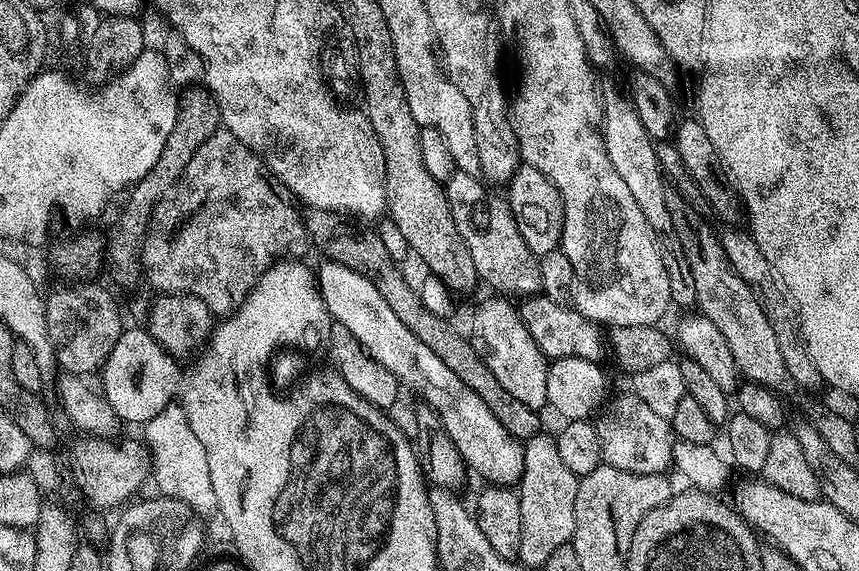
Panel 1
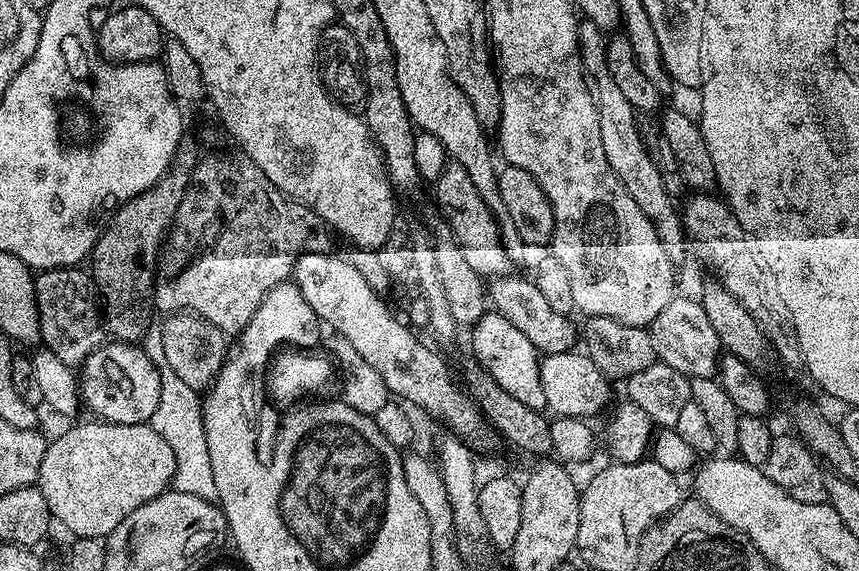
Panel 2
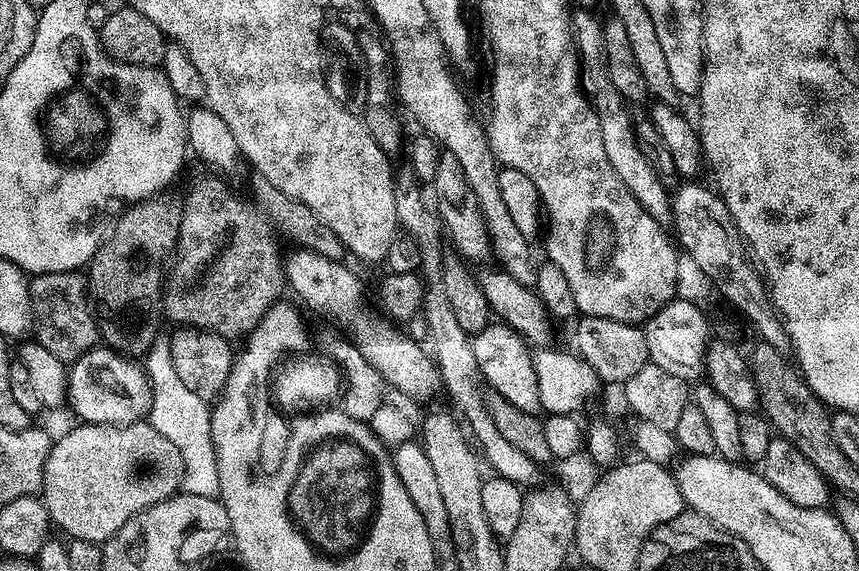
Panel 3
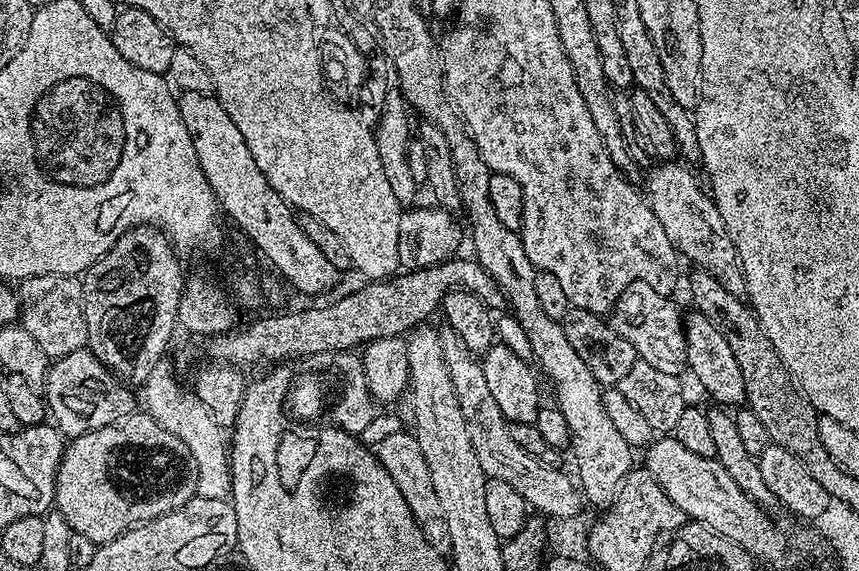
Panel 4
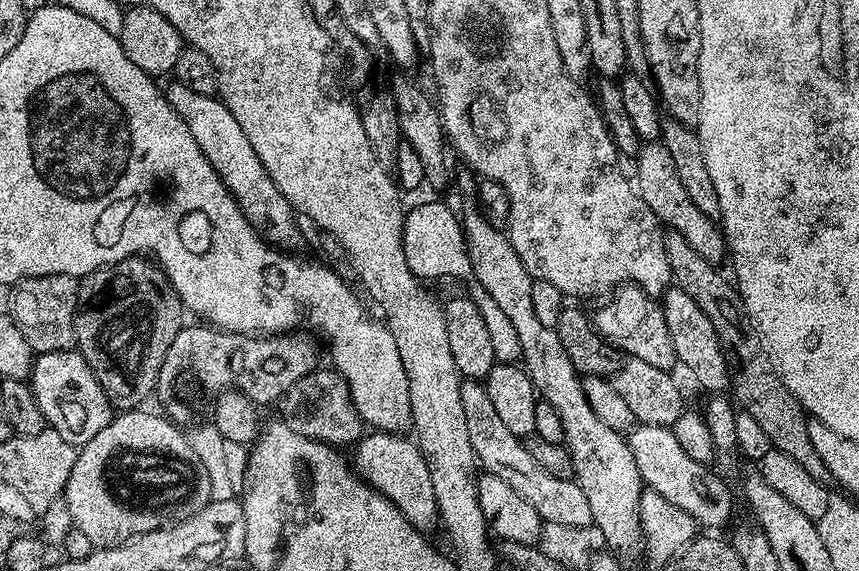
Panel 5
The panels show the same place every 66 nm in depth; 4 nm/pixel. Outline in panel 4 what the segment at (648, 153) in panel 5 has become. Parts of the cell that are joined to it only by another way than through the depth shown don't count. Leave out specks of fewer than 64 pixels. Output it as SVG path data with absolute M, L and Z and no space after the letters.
M660 162L657 165L657 168L648 176L646 199L654 210L654 218L658 218L658 222L662 222L662 230L666 230L666 238L670 238L670 242L676 247L677 253L682 254L683 259L685 256L686 259L693 260L699 271L708 272L714 278L718 278L718 282L722 282L722 286L726 286L726 290L730 290L730 294L743 297L747 293L748 286L738 258L738 250L734 246L734 242L730 242L726 222L722 222L722 214L718 214L718 206L713 202L711 195L705 191L702 184L702 189L700 189L699 182L692 177L693 169L691 167L680 162Z

